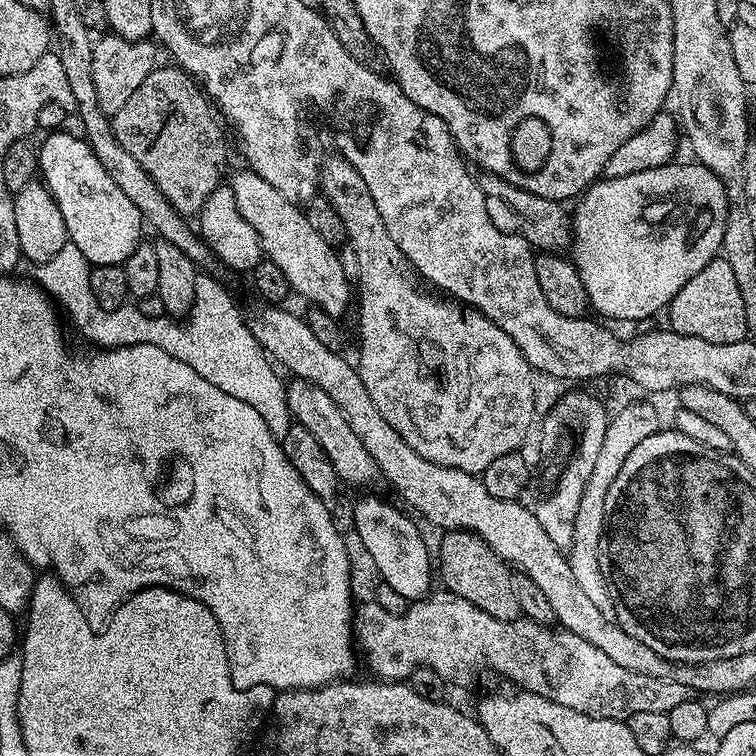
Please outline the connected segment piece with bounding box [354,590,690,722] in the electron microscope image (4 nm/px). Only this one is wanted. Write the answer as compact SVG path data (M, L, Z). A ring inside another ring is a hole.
M439 590L440 592L433 591L431 594L425 596L422 600L417 600L404 613L391 613L389 610L384 610L377 602L370 602L370 604L364 604L355 609L354 612L354 636L358 641L359 651L362 653L362 660L368 663L368 668L373 672L373 677L379 678L384 682L404 682L409 679L412 672L418 667L430 667L438 672L442 678L447 681L449 685L464 684L468 680L468 674L475 673L477 671L474 666L474 660L468 658L468 644L456 644L458 638L470 638L470 636L476 636L476 630L486 634L486 632L494 632L496 636L500 634L508 634L510 638L504 638L506 646L514 646L516 648L516 656L520 658L520 664L522 660L526 662L526 672L524 672L524 682L526 682L525 691L538 693L542 698L549 699L550 702L558 702L562 706L570 706L570 710L578 710L582 714L587 716L597 716L598 718L610 718L611 720L623 720L627 722L631 718L632 714L641 713L642 710L662 711L668 713L670 710L674 710L674 706L678 706L678 702L686 702L690 698L690 691L686 686L679 685L678 682L663 680L658 677L648 677L646 674L634 673L632 670L626 670L623 666L618 666L618 663L607 654L602 654L602 651L598 650L597 646L592 646L590 642L583 641L577 634L561 630L556 626L549 626L546 624L539 624L536 621L529 620L527 618L521 618L518 620L499 620L498 618L490 618L490 614L486 614L486 610L478 610L478 606L474 606L470 602L466 602L466 598L458 598L453 592L447 590Z

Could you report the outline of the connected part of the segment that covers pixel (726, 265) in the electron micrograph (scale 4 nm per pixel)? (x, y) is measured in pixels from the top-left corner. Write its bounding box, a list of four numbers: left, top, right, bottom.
[666,258,749,342]

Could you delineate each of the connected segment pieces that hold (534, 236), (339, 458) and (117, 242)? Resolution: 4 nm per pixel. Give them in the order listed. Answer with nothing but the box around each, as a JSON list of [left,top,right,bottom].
[[479,174,570,250],[286,379,381,490],[38,131,142,266]]

